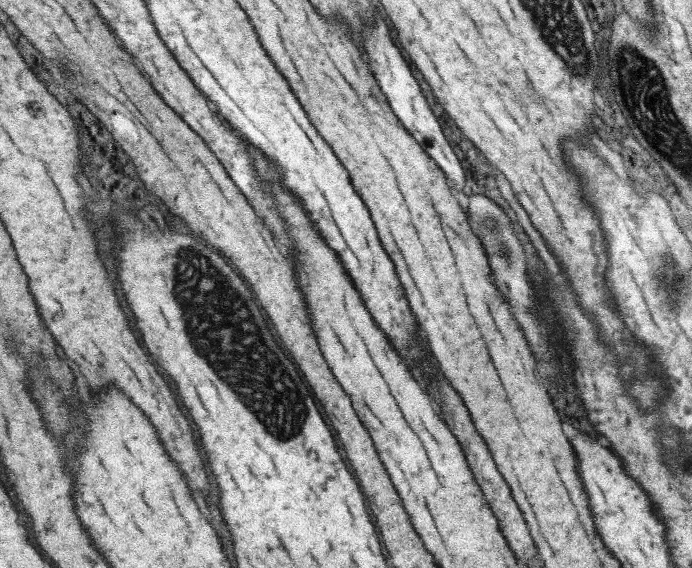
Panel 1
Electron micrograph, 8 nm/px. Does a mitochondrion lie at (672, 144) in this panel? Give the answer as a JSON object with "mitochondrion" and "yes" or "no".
{"mitochondrion":"yes"}

